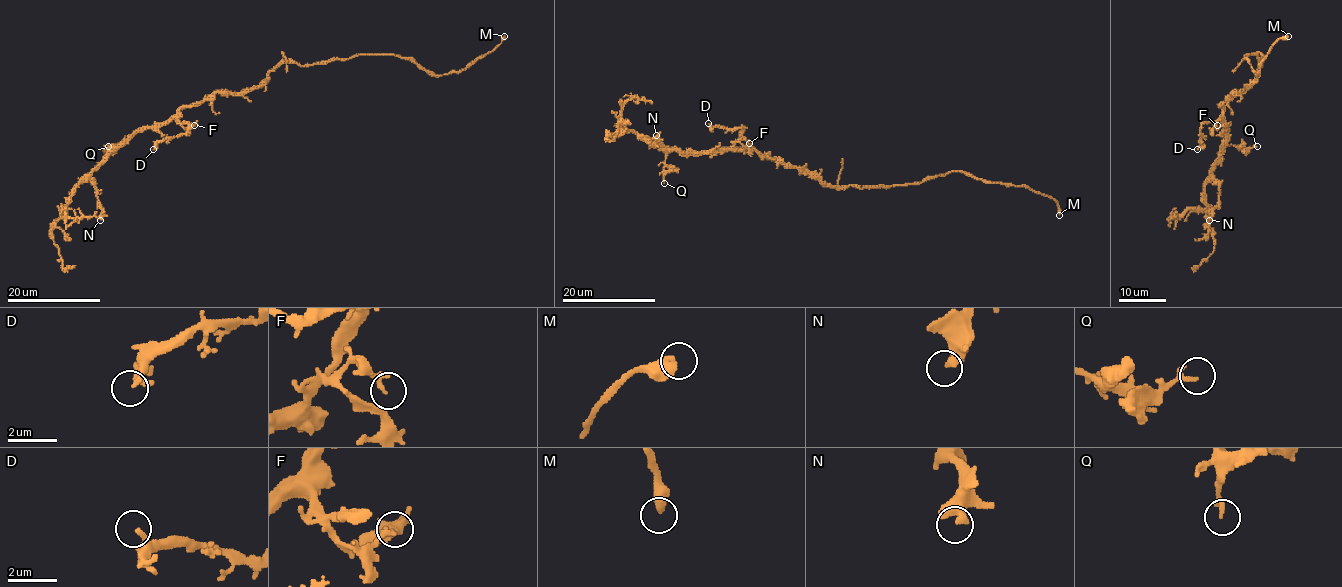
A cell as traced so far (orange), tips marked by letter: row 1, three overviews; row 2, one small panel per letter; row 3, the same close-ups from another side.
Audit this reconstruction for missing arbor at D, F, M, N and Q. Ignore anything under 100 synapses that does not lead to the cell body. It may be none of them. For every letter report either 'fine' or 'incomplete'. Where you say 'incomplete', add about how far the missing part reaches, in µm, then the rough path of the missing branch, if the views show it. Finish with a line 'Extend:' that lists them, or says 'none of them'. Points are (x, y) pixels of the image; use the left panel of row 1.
D: fine
F: fine
M: incomplete; about 250 µm are missing
N: fine
Q: fine
Extend: M

